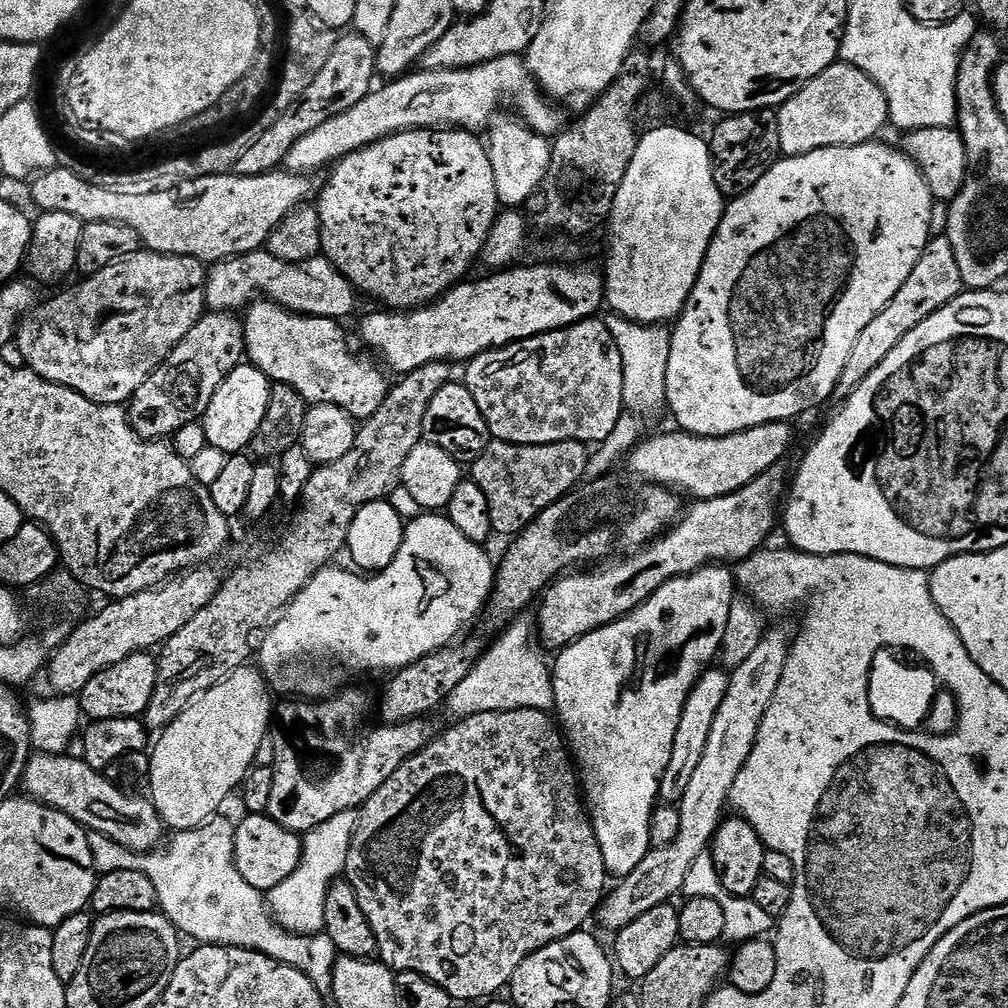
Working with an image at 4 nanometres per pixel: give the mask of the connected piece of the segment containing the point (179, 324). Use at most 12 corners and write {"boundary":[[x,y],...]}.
{"boundary":[[141,250],[18,325],[27,367],[100,404],[205,315],[209,269]]}

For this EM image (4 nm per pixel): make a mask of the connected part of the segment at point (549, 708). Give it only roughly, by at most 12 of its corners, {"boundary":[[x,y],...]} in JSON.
{"boundary":[[535,615],[448,696],[452,718],[556,706]]}

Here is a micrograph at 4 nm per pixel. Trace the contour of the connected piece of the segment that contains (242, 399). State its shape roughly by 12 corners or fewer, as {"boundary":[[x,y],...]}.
{"boundary":[[241,362],[202,423],[209,445],[240,454],[255,441],[273,381]]}

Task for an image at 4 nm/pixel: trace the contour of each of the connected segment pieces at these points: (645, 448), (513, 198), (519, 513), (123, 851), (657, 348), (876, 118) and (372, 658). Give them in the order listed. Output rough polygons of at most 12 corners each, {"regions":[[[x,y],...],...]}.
{"regions":[[[775,420],[725,436],[648,436],[630,468],[696,500],[742,490],[796,436]],[[519,118],[486,147],[500,203],[524,206],[548,176],[552,145]],[[495,438],[470,476],[493,529],[523,532],[581,483],[582,440]],[[213,818],[139,854],[89,831],[96,871],[145,872],[200,944],[253,948],[331,993],[325,931],[292,932]],[[626,317],[606,323],[622,354],[625,409],[667,399],[671,329]],[[837,62],[776,112],[784,156],[875,141],[886,94]],[[447,515],[379,574],[329,566],[259,641],[308,698],[395,674],[485,611],[497,565]]]}

